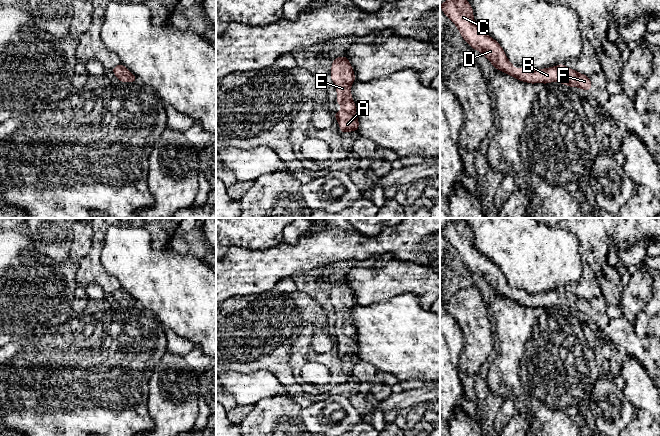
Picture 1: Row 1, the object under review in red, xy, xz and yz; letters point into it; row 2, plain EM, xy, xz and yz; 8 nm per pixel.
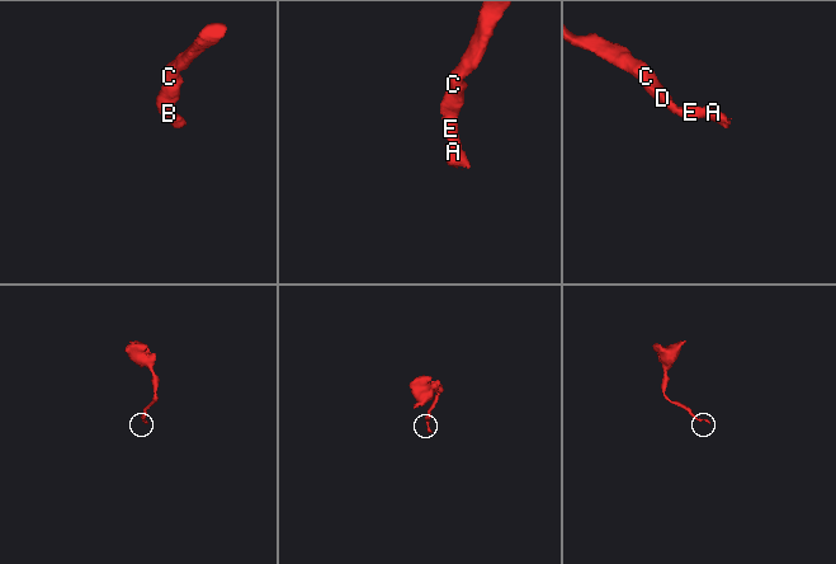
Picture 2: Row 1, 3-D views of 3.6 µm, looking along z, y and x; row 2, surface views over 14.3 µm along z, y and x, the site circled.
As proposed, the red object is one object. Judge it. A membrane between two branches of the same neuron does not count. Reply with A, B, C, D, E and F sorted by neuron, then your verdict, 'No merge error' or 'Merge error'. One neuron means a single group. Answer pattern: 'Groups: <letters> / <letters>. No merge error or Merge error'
Groups: A B C D E F. No merge error

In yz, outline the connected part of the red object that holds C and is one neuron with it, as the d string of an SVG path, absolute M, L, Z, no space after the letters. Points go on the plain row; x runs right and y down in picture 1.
M462 220L449 222L440 228L440 231L446 241L457 250L463 263L474 274L483 277L497 294L531 308L557 305L569 311L579 311L587 316L593 311L589 300L580 298L566 291L565 288L539 294L530 294L525 290L515 293L500 268L474 246L473 232L466 222Z

